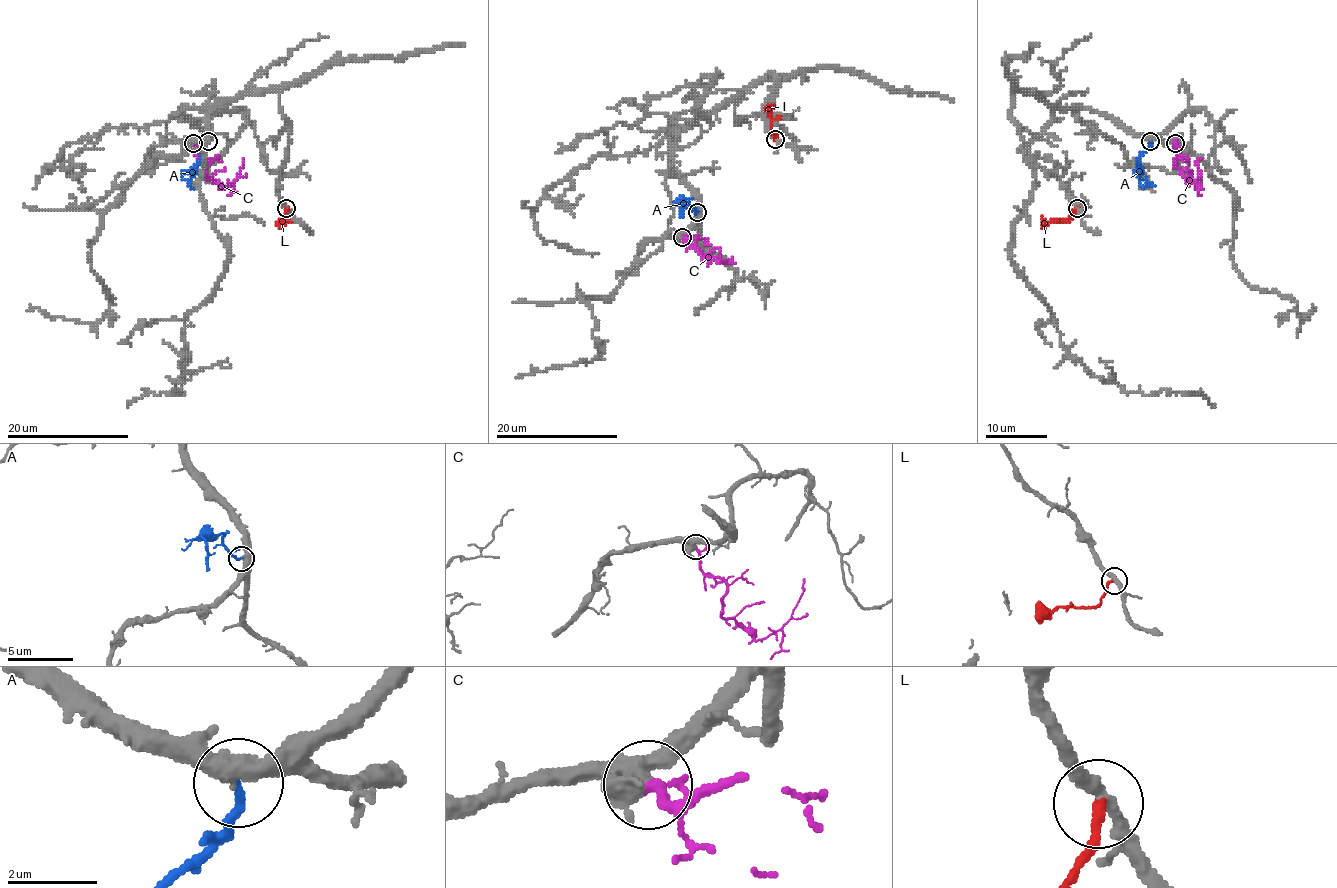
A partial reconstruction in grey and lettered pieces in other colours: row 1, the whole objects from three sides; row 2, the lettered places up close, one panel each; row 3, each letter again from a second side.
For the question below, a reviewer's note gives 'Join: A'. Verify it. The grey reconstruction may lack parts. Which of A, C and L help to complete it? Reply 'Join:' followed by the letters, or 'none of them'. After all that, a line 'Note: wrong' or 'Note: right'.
Join: A
Note: right

